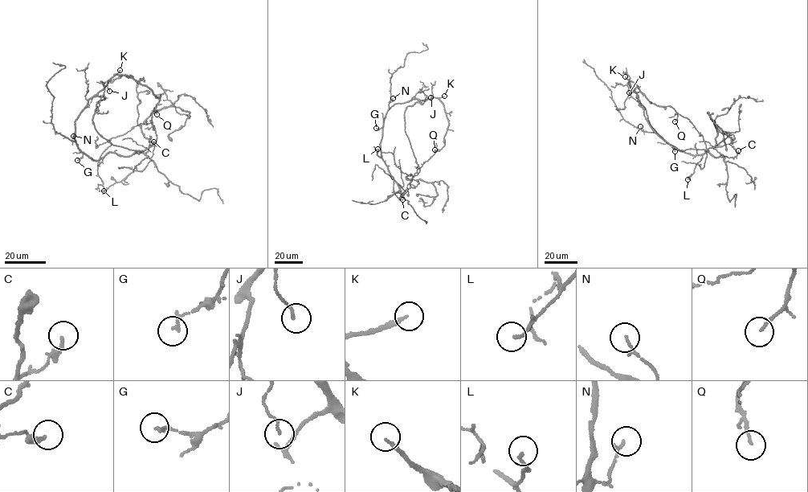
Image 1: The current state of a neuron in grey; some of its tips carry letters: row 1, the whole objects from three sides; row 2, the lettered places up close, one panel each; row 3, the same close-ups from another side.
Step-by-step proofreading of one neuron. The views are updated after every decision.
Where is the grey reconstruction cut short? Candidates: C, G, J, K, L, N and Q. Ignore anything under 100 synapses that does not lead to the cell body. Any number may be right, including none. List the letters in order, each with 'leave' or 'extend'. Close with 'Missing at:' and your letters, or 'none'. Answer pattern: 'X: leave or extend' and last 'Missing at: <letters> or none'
C: leave
G: leave
J: leave
K: extend
L: leave
N: leave
Q: leave
Missing at: K

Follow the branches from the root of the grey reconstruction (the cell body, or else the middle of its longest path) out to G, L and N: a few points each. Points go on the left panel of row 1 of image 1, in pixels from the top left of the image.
G: (104, 97), (91, 97), (75, 122), (75, 139), (83, 153), (77, 160)
L: (104, 97), (89, 100), (75, 122), (75, 133), (81, 150), (91, 158), (102, 158), (97, 170), (104, 190)
N: (104, 97), (95, 96), (89, 100), (75, 122), (73, 136)

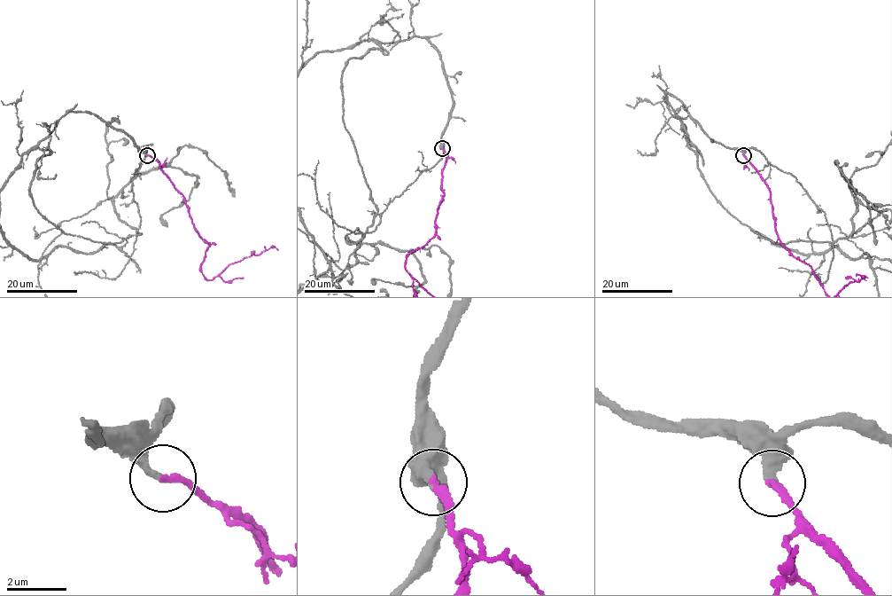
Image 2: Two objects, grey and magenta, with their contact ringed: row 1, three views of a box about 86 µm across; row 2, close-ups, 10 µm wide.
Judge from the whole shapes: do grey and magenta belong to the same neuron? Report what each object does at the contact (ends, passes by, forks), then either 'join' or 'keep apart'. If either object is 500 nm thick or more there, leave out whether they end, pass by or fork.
grey ends there; magenta ends there; join

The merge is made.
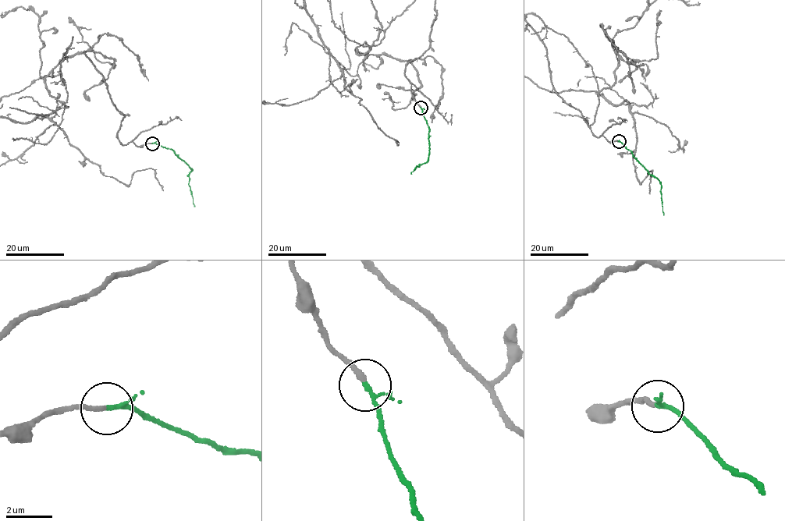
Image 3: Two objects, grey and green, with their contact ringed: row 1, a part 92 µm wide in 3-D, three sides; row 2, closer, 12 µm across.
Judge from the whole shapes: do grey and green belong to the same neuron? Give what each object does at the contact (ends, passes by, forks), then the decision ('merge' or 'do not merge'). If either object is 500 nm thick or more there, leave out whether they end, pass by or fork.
grey ends | green passes by | merge

